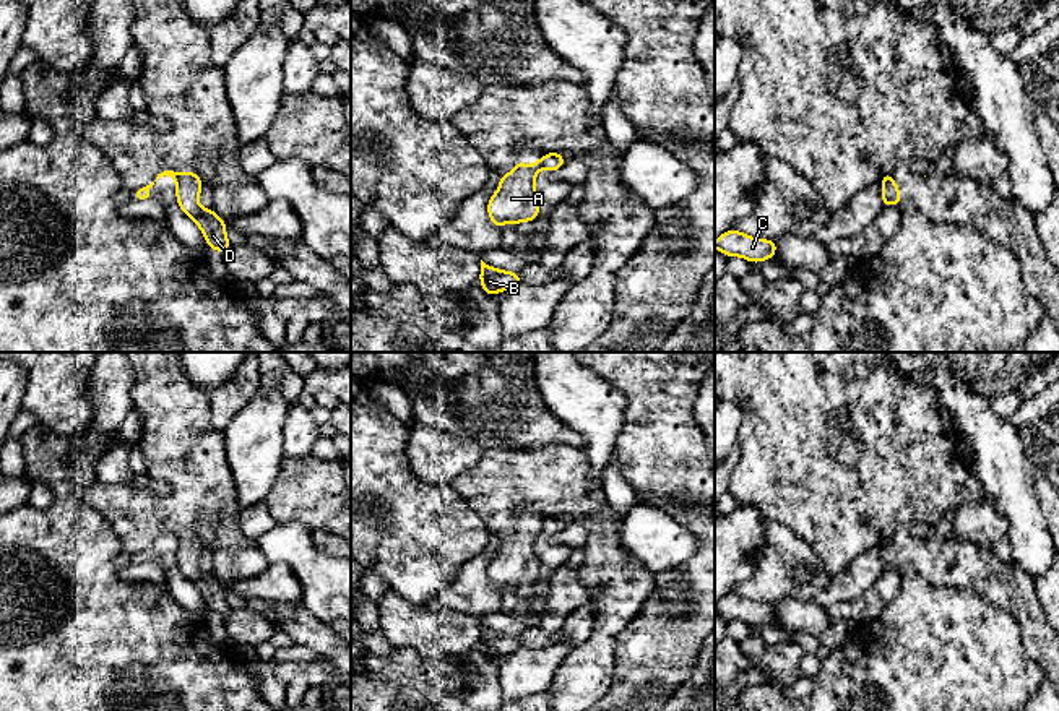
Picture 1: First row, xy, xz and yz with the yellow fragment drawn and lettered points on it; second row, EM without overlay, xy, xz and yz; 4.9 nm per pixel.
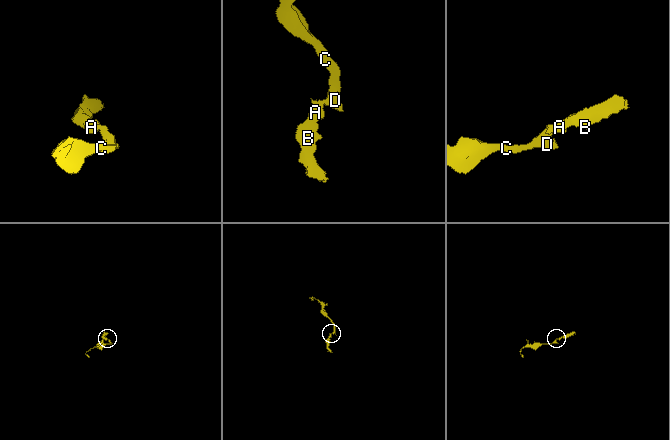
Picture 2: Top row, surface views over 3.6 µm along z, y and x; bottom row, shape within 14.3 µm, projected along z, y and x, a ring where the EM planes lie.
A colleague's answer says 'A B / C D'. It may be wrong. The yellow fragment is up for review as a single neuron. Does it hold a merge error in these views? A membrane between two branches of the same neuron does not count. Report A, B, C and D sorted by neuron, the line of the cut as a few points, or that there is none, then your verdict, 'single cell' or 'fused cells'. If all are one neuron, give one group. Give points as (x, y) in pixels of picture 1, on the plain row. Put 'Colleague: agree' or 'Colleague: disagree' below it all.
A B / C D; cut in xz along (541, 521), (543, 531); fused cells
Colleague: agree

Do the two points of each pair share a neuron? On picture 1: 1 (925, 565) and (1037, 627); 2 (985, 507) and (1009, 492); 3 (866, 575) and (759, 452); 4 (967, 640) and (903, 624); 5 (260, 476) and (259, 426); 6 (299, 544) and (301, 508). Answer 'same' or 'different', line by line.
1: same
2: different
3: different
4: same
5: same
6: different

